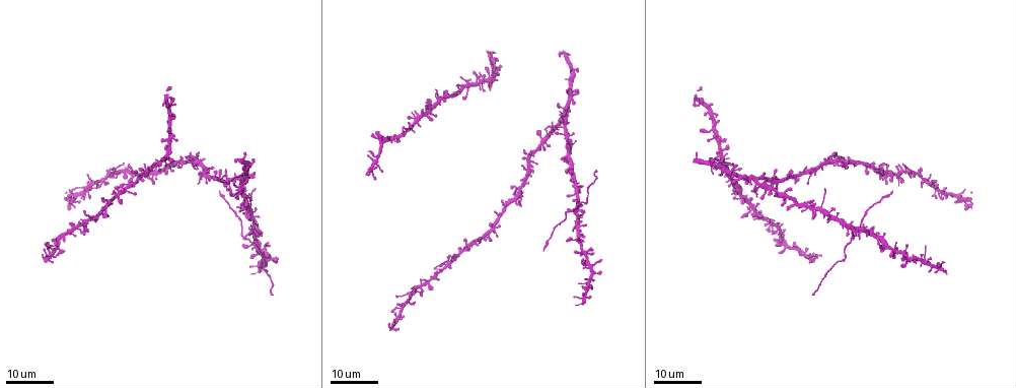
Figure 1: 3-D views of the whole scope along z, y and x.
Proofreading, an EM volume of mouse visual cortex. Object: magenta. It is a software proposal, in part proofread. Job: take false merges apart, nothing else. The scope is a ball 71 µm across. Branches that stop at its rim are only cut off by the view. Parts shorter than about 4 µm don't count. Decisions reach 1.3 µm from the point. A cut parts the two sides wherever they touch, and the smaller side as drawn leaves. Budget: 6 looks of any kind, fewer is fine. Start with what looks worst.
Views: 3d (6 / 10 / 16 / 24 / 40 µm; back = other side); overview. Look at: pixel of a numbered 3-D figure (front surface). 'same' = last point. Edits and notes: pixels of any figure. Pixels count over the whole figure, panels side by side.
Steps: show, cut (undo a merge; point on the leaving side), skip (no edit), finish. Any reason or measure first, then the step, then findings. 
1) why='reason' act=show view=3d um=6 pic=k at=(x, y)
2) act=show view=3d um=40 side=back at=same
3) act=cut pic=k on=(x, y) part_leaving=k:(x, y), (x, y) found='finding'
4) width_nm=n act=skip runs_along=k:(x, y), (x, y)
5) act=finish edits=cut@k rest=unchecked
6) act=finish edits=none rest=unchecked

why='three arms meet' act=show view=3d um=24 pic=1 at=(440, 269)

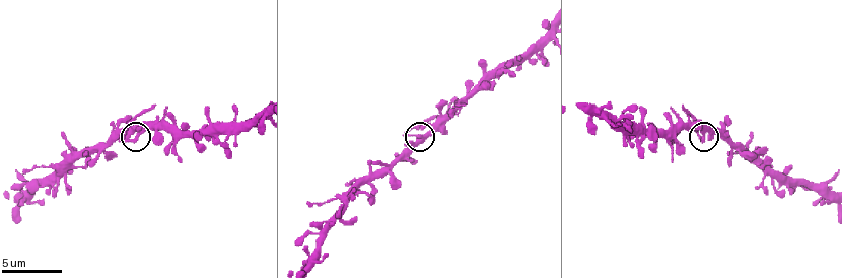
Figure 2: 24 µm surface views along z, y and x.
act=show view=3d um=10 pic=2 at=(137, 134)

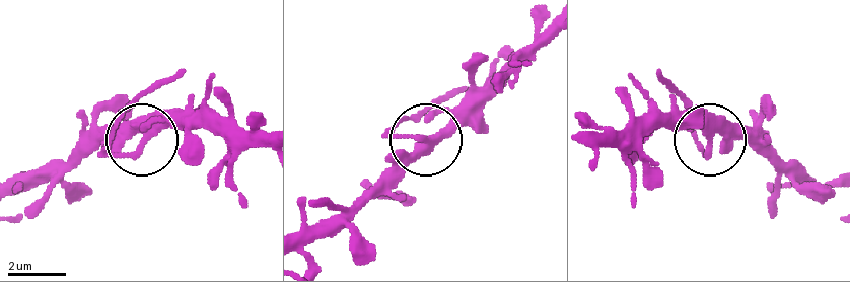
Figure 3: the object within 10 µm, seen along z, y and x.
width_nm=350 act=skip found='continuous, no second cell'

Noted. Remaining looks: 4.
act=show view=3d um=24 pic=1 at=(248, 231)

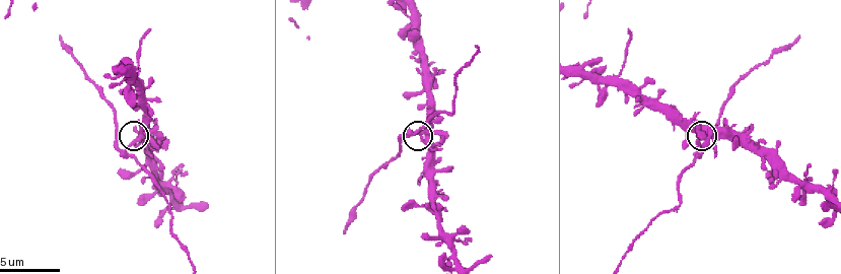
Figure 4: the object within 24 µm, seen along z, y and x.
act=show view=3d um=10 pic=4 at=(420, 136)

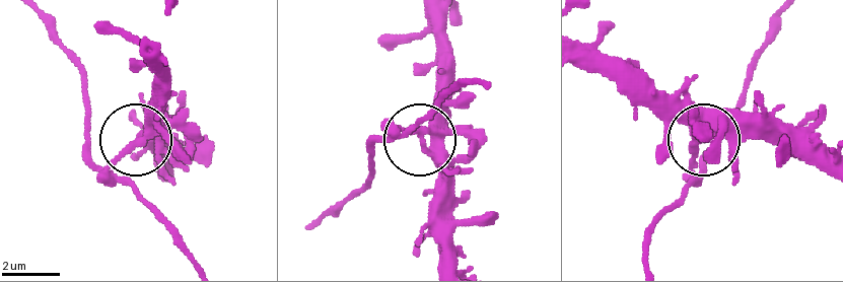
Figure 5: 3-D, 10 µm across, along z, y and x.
width_nm=280 act=skip found='one cell here'

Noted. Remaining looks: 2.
why='calibre changes' act=show view=3d um=10 pic=4 at=(159, 186)

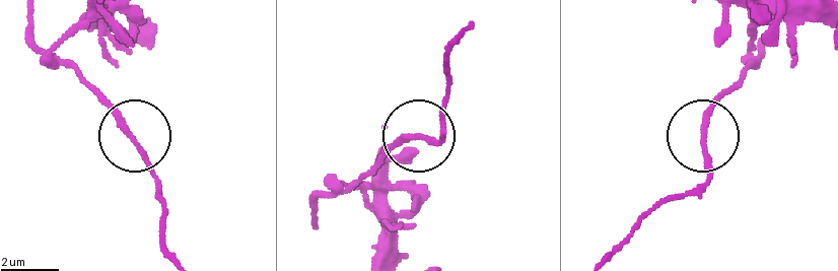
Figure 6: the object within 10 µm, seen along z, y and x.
act=skip found='all the same cell'

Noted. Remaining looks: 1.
act=finish edits=none rest=unchecked

